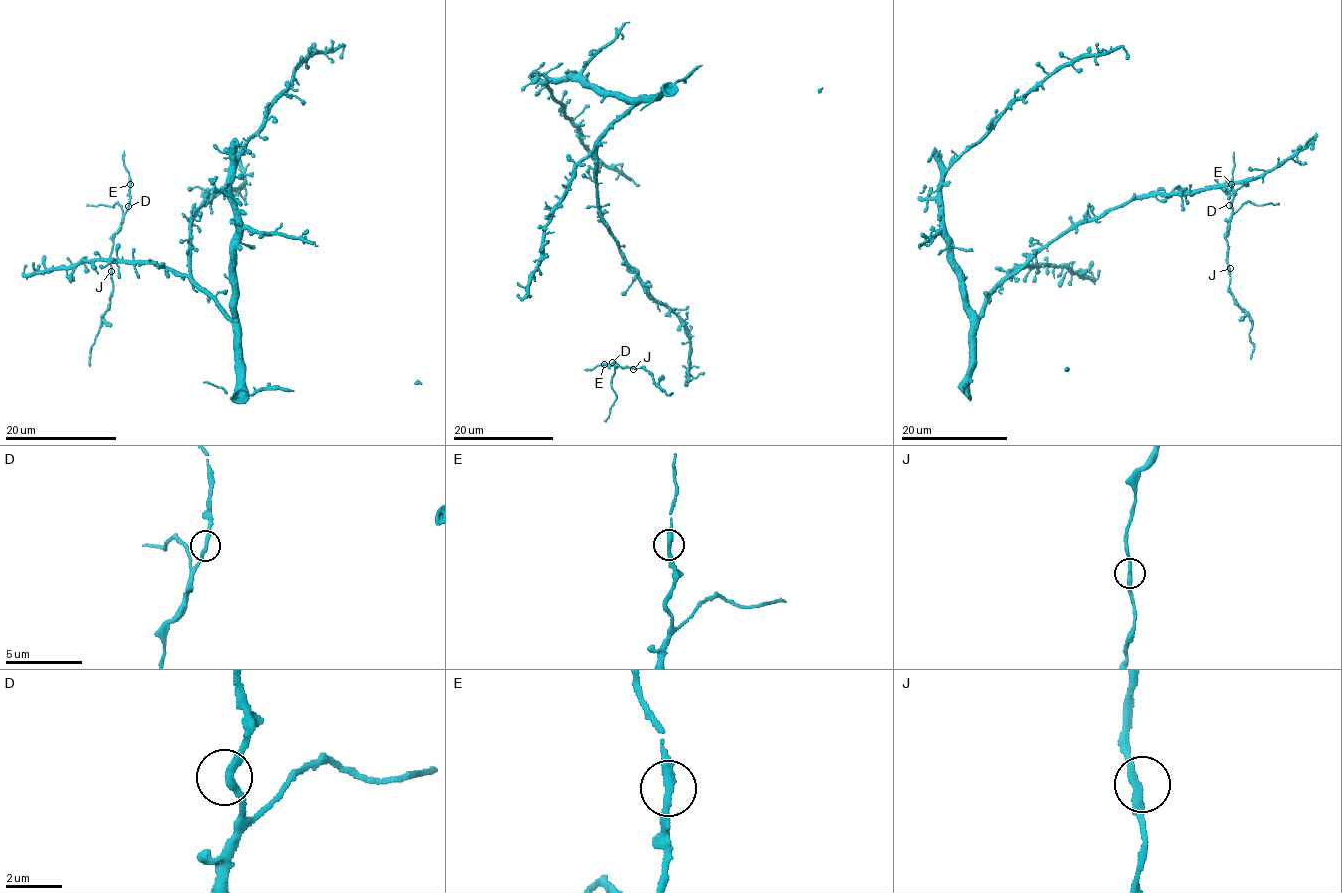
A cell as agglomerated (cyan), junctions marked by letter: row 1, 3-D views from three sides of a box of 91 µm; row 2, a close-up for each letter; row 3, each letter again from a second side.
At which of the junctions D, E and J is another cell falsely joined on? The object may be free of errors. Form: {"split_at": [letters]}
{"split_at": []}

